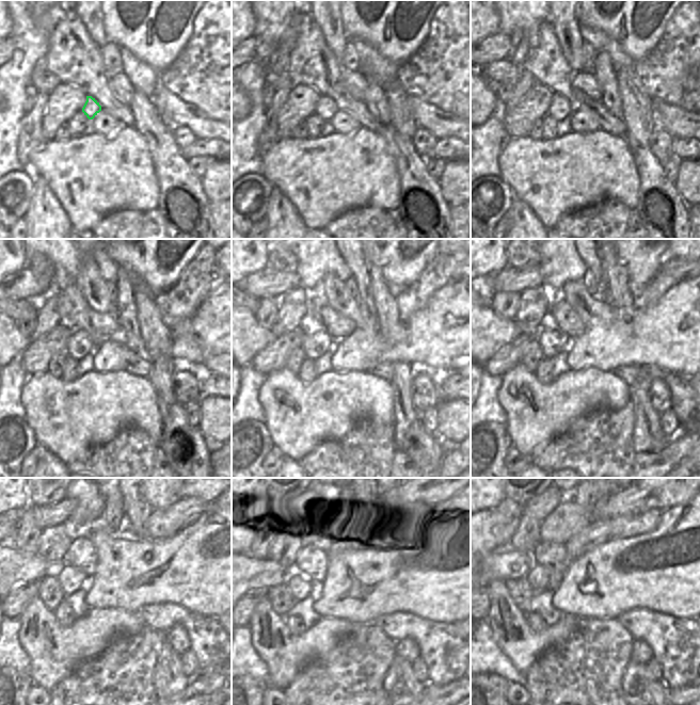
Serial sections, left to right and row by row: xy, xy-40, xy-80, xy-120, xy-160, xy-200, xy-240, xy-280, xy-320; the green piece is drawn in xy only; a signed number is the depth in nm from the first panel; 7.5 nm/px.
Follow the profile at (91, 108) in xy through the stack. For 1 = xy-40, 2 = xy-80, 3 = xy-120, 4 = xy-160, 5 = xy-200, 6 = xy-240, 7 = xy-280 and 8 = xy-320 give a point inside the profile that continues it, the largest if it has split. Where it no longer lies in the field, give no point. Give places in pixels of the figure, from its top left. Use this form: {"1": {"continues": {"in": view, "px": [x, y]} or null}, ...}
{"1": {"continues": {"in": "xy-40", "px": [325, 108]}}, "2": {"continues": {"in": "xy-80", "px": [560, 108]}}, "3": {"continues": {"in": "xy-120", "px": [79, 345]}}, "4": {"continues": {"in": "xy-160", "px": [317, 341]}}, "5": {"continues": {"in": "xy-200", "px": [552, 340]}}, "6": {"continues": {"in": "xy-240", "px": [70, 578]}}, "7": {"continues": {"in": "xy-280", "px": [300, 585]}}, "8": {"continues": {"in": "xy-320", "px": [538, 578]}}}

